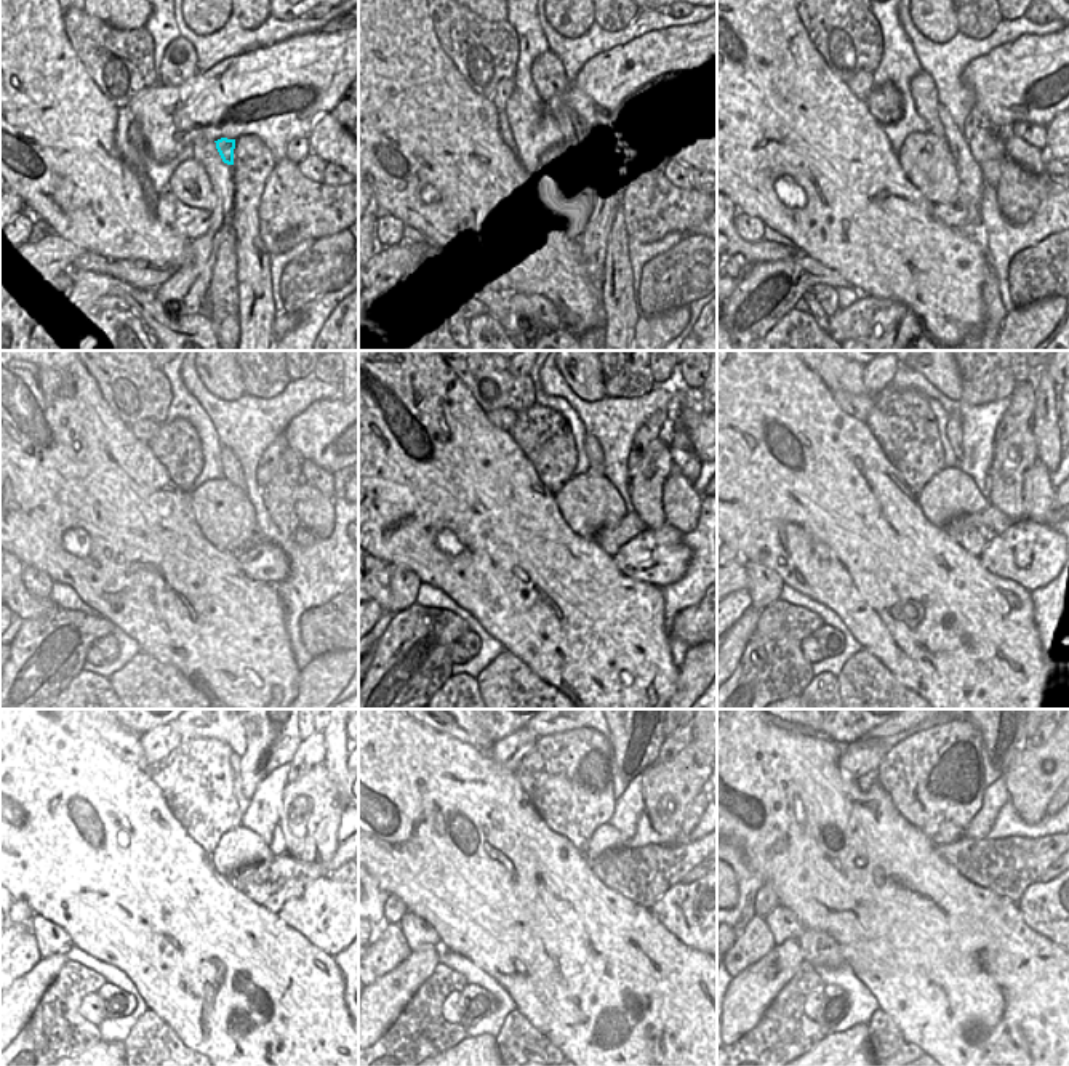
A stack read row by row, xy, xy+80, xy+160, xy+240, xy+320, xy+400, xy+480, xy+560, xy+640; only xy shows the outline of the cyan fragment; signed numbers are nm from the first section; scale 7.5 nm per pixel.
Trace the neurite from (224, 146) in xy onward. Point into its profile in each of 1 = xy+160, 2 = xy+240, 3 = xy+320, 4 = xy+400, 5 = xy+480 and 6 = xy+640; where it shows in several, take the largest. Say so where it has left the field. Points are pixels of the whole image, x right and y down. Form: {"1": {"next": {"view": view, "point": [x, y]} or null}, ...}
{"1": {"next": {"view": "xy+160", "point": [975, 120]}}, "2": {"next": {"view": "xy+240", "point": [268, 464]}}, "3": {"next": {"view": "xy+320", "point": [656, 426]}}, "4": {"next": {"view": "xy+400", "point": [1021, 407]}}, "5": {"next": {"view": "xy+480", "point": [311, 753]}}, "6": {"next": {"view": "xy+640", "point": [1034, 741]}}}

